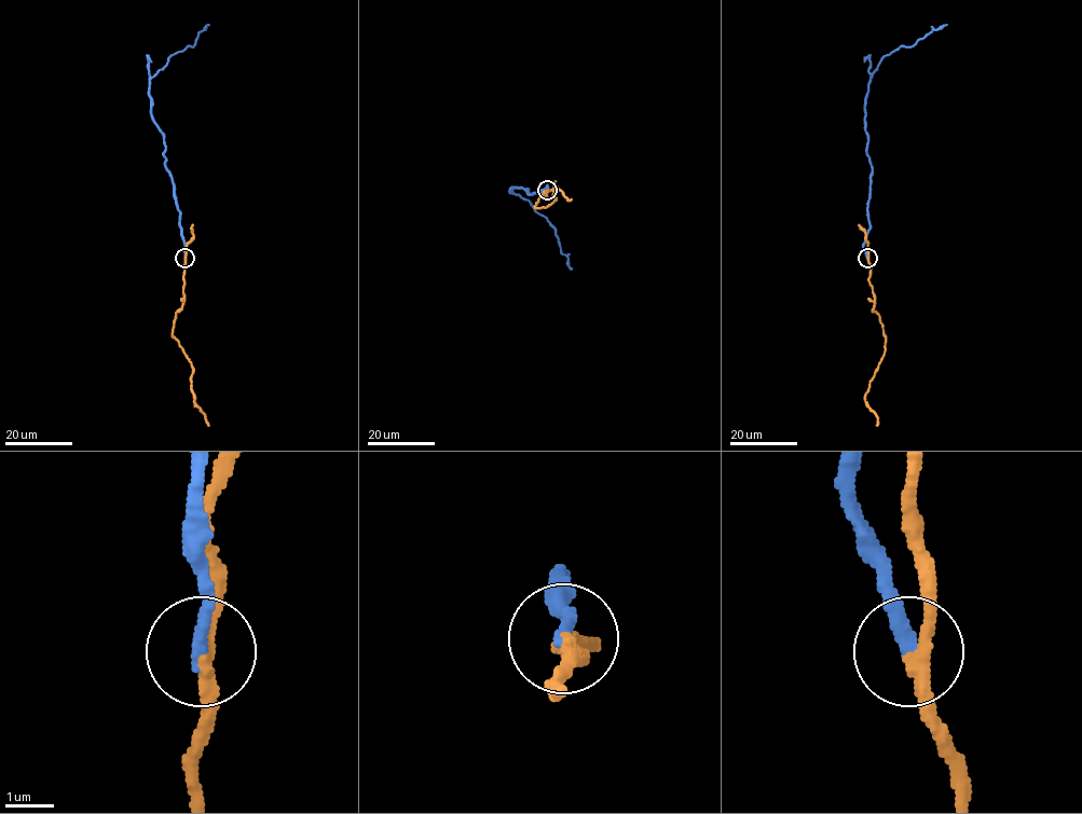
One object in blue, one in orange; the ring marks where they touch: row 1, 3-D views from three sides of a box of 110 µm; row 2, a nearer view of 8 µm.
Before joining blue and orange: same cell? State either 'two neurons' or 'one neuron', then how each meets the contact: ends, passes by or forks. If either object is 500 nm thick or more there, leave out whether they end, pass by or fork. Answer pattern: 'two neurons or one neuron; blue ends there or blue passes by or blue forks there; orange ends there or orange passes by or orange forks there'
two neurons; blue ends there; orange passes by

